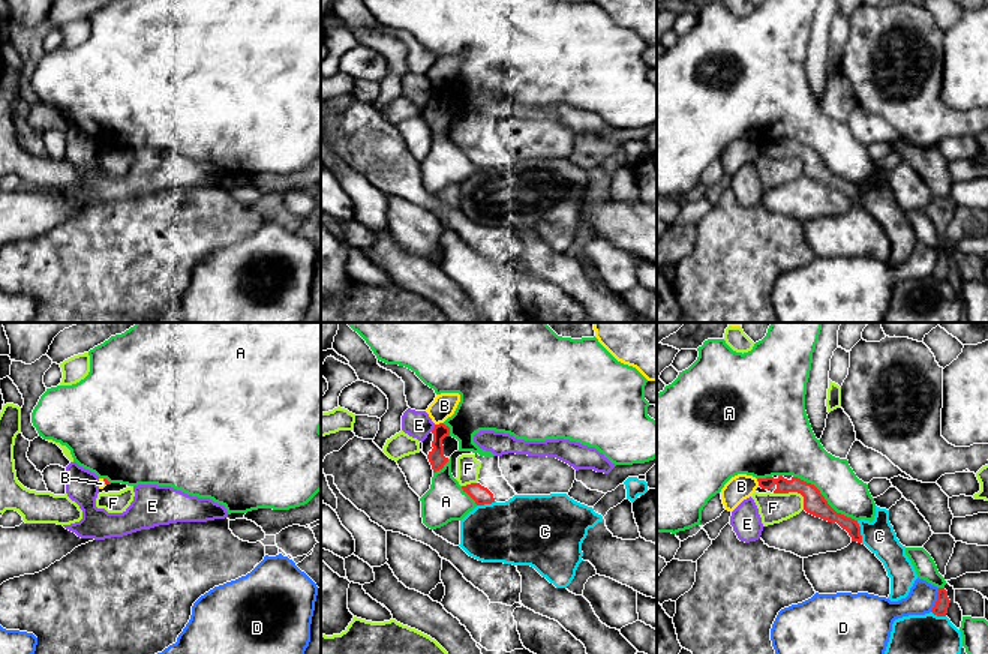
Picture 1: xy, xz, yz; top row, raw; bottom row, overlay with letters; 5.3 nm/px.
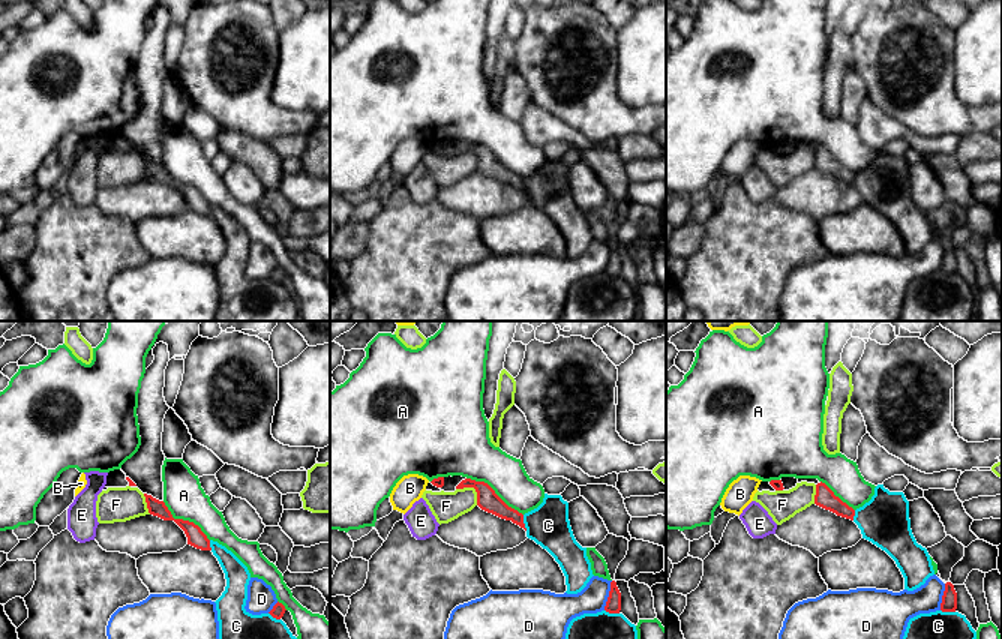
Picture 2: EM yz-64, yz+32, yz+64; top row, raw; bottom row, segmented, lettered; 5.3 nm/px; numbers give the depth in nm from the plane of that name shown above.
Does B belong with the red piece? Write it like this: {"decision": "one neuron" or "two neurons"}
{"decision": "two neurons"}

